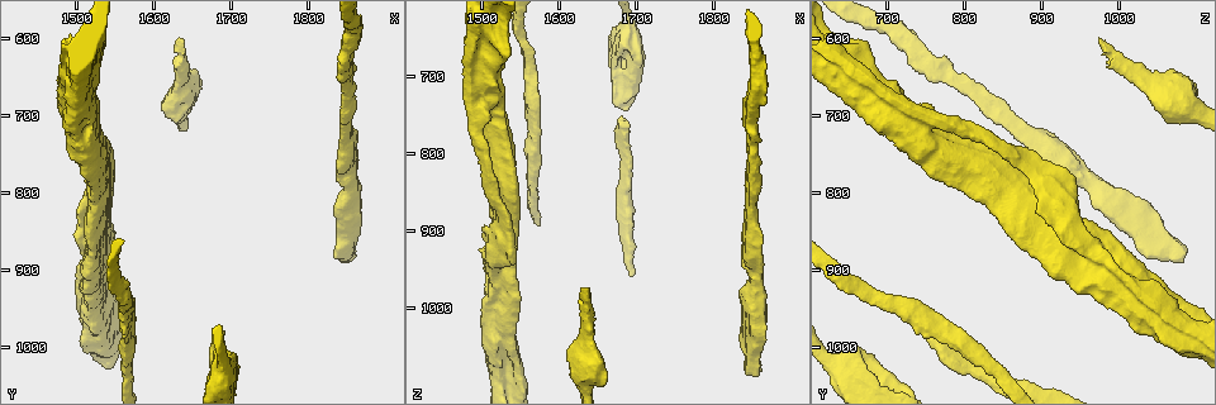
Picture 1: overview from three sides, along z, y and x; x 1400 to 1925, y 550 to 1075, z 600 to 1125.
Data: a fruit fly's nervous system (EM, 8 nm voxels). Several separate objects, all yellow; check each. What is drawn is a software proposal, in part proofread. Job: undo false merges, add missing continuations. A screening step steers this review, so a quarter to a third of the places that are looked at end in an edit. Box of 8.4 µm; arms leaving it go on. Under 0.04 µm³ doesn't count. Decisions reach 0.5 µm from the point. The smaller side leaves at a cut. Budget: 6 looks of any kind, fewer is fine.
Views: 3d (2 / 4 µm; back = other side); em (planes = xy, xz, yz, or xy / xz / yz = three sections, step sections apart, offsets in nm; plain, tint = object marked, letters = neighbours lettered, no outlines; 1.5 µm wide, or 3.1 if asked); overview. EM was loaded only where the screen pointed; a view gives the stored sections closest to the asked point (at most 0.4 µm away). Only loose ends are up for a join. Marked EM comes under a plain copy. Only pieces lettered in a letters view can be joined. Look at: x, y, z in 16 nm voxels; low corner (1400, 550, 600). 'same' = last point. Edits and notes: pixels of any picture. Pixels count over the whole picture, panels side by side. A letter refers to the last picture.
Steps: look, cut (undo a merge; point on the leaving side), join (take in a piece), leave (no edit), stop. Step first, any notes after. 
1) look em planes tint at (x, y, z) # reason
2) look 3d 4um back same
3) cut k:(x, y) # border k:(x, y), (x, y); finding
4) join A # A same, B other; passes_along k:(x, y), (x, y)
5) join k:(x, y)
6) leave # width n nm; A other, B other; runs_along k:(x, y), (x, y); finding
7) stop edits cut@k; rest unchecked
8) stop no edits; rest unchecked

look em 3.1um planes letters at (1690, 1030, 640) # a fork

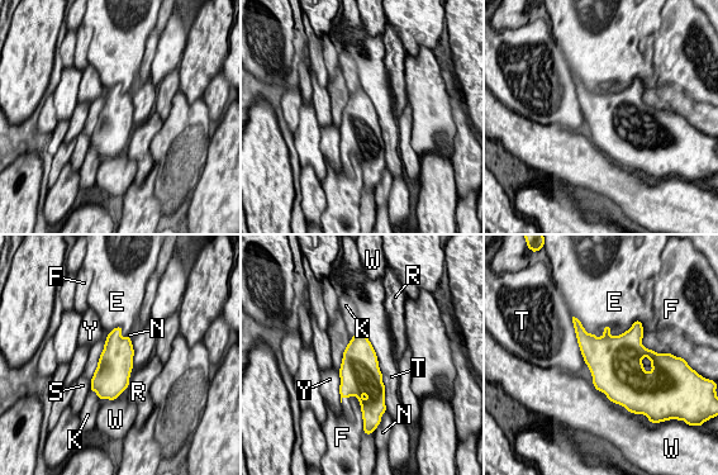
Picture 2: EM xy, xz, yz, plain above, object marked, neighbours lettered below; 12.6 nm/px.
leave # width 440 nm; longest_contact E 380 nm; E other, F other, K other, N other, R other, S other, T other, W other, Y other; one neuron here

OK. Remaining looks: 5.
look em planes letters at (1690, 985, 765) # free end

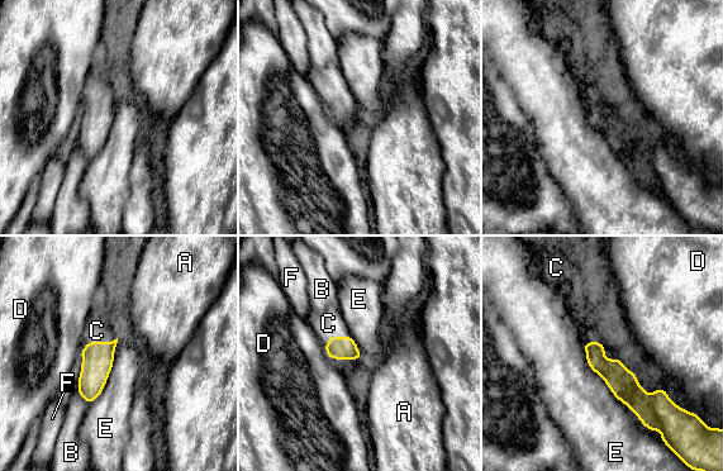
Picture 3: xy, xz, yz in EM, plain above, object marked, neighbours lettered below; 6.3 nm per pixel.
join C # A other, B other, C same, D other, E other, F other; passes_along 3:(98, 357), (98, 342), (96, 331); it goes on there

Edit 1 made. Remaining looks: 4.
look overview # see it whole again

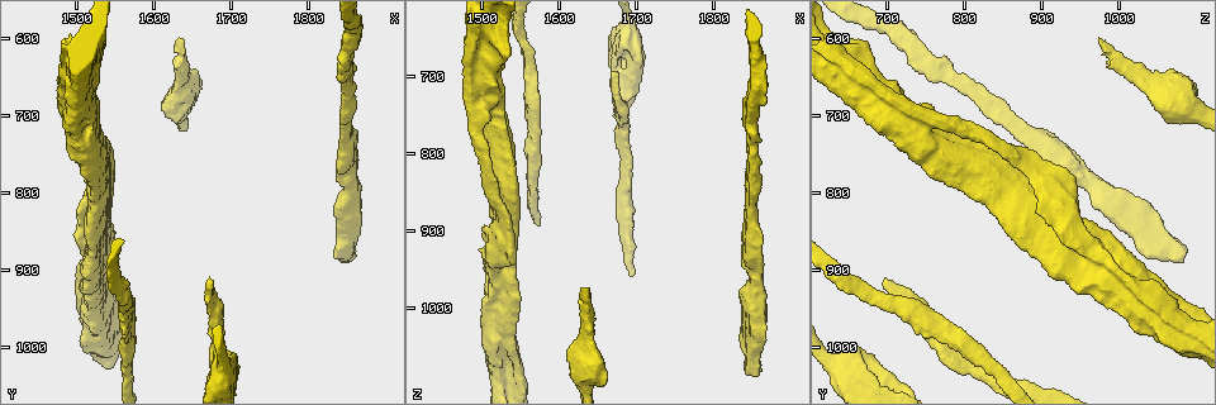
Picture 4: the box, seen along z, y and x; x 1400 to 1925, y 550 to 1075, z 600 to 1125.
look em planes letters at (1525, 970, 1070) # thick turns thin

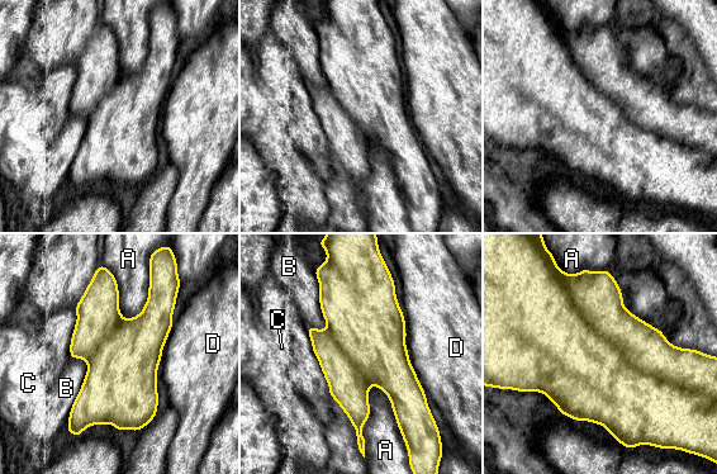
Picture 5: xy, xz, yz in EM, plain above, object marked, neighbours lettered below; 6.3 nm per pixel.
cut 5:(645, 347) # width 460 nm; A other, B other, C other, D other; a second neuron is stuck on

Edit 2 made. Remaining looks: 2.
stop edits join@3, cut@5; rest unchecked

